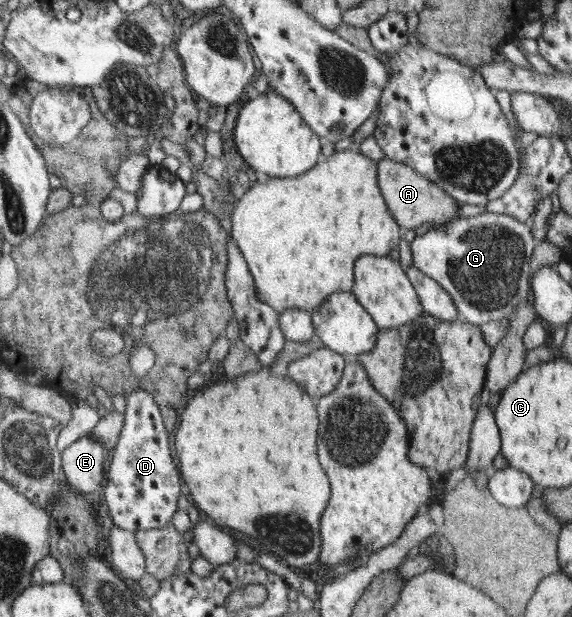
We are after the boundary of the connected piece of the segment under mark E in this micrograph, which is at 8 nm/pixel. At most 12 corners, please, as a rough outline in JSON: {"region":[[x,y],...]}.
{"region":[[92,436],[63,451],[67,483],[96,492],[108,451]]}

